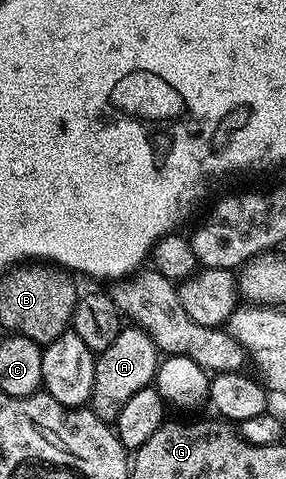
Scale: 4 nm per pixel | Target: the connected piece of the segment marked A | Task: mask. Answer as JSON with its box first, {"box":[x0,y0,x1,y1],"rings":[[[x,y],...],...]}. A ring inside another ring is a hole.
{"box":[90,325,161,421],"rings":[[[138,325],[120,326],[113,343],[104,351],[98,352],[95,360],[90,410],[94,411],[97,417],[114,421],[121,413],[121,405],[125,405],[125,401],[129,401],[133,393],[143,387],[152,386],[160,370],[159,359],[161,360],[161,352],[146,329]]]}

